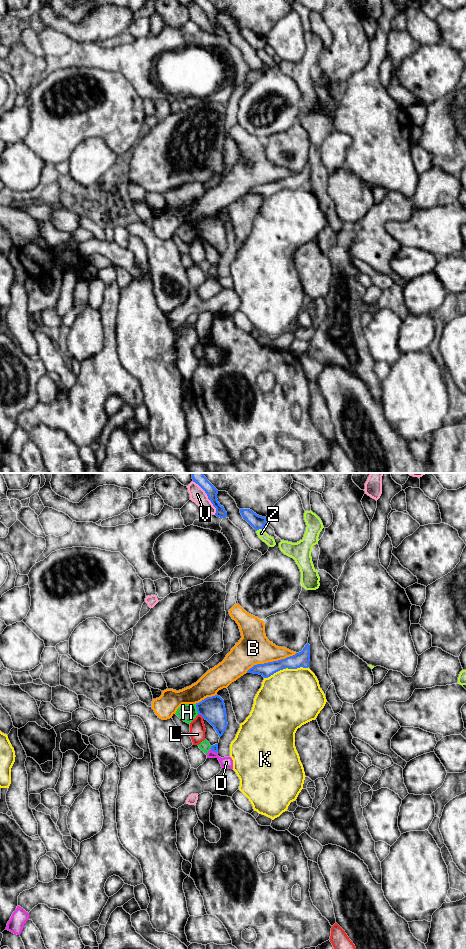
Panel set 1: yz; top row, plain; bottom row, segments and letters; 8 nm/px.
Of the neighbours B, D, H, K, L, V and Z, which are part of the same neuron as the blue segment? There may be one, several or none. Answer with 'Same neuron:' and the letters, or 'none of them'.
Same neuron: D

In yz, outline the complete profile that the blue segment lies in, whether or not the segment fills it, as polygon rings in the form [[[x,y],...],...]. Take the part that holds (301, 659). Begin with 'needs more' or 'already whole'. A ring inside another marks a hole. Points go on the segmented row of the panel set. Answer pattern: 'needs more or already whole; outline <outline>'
already whole; outline [[[307,643],[303,650],[293,656],[278,661],[257,664],[250,668],[247,673],[259,674],[268,678],[283,669],[308,668],[310,662],[310,645]]]

